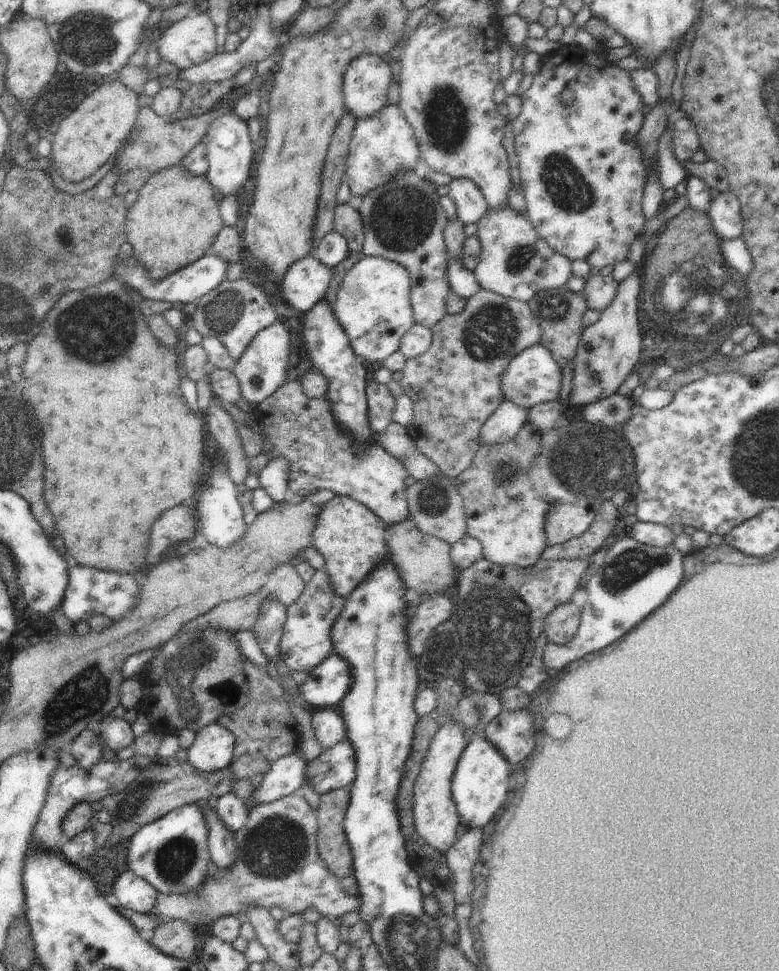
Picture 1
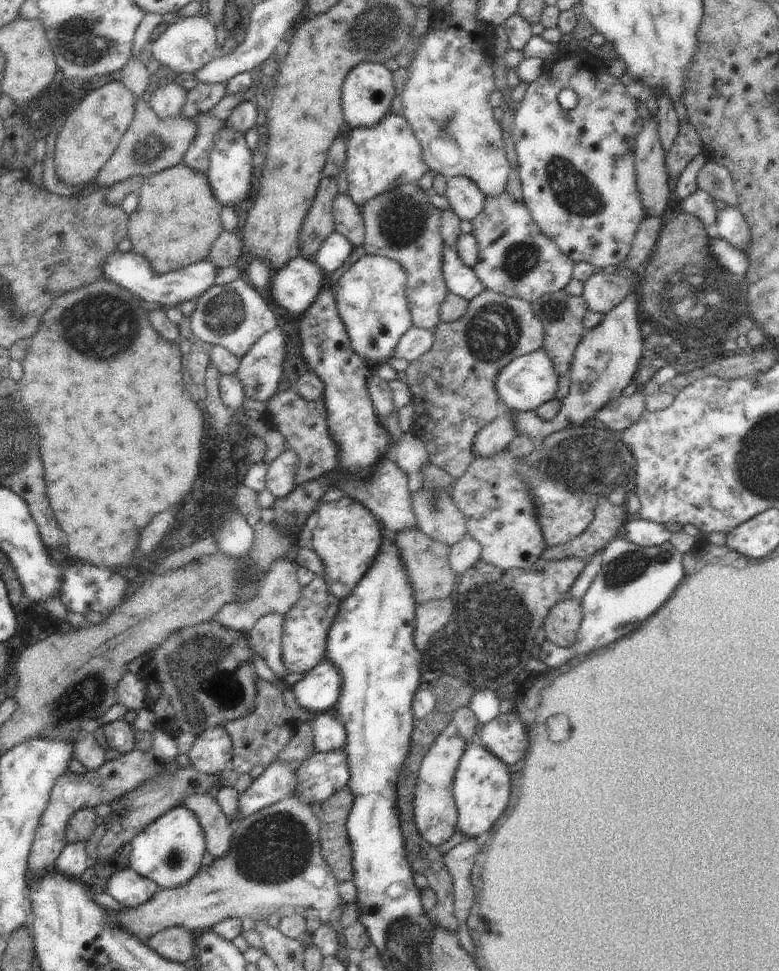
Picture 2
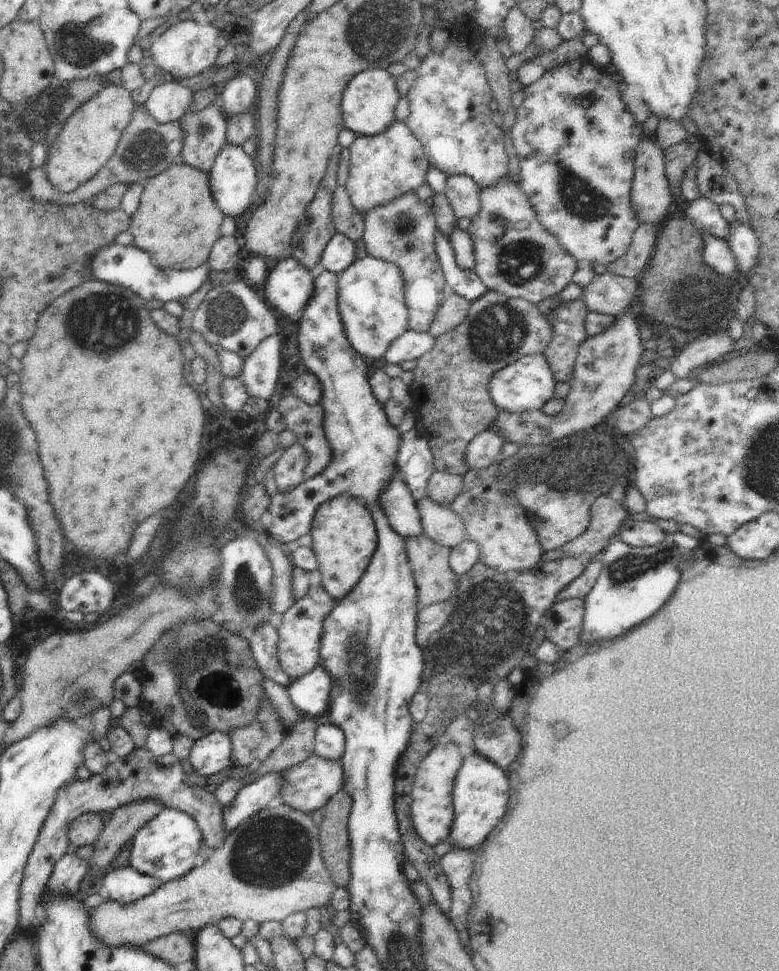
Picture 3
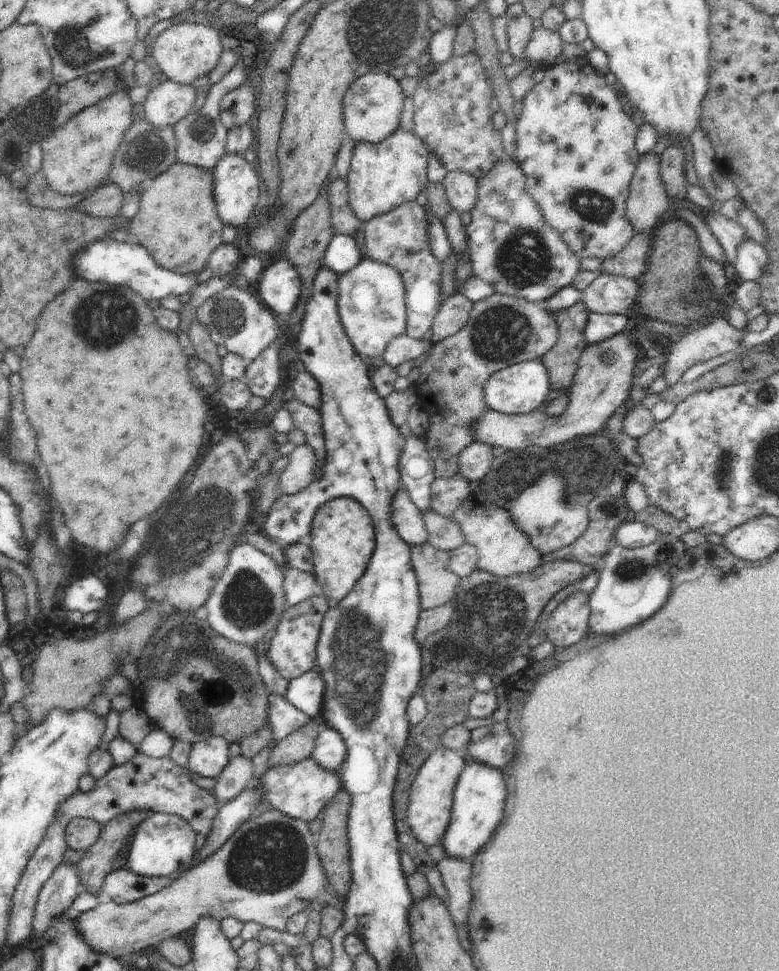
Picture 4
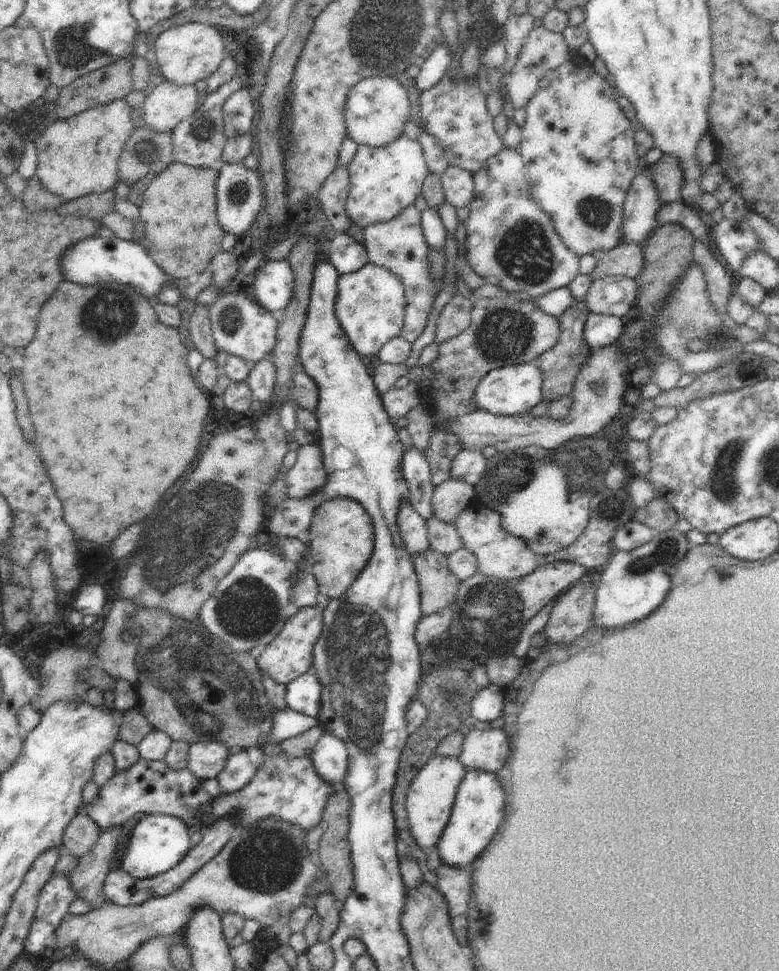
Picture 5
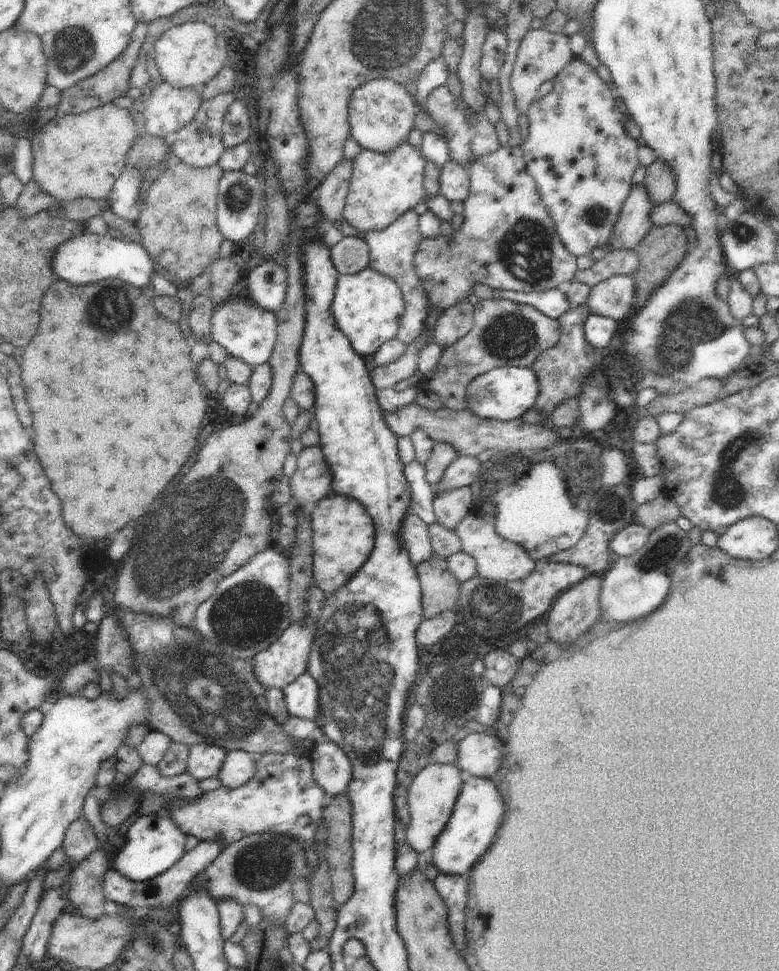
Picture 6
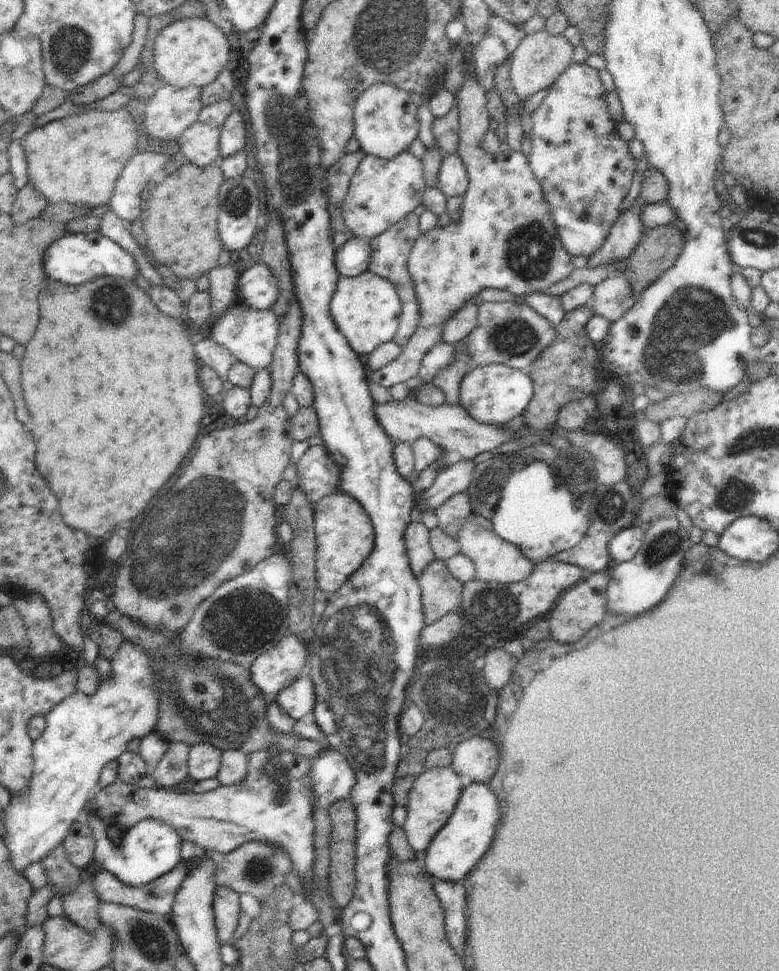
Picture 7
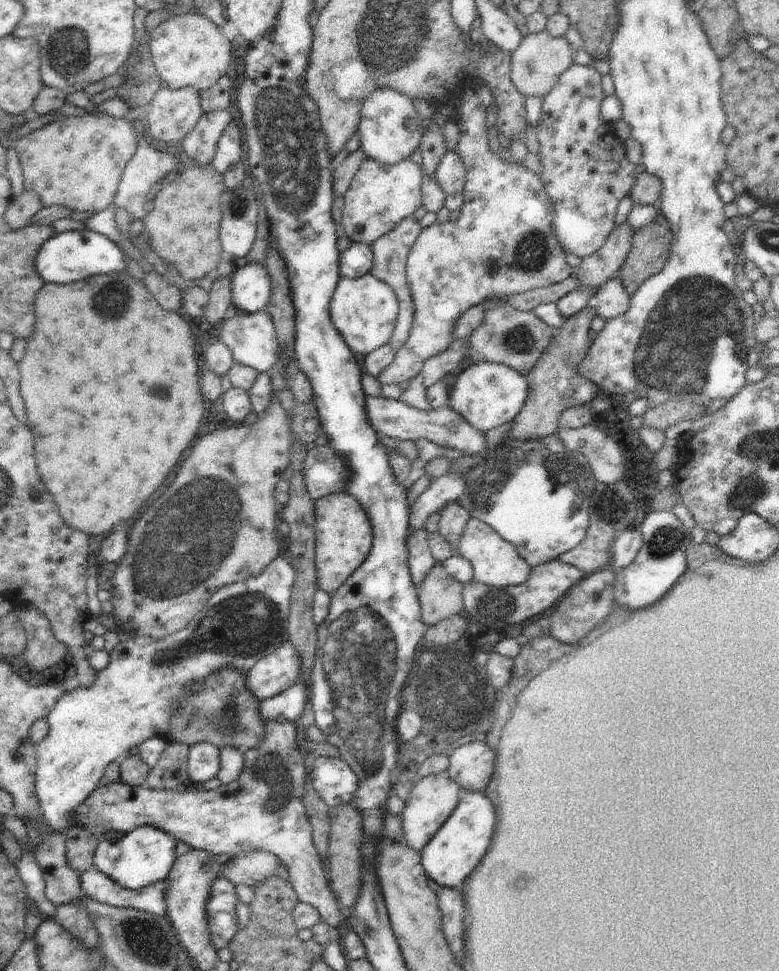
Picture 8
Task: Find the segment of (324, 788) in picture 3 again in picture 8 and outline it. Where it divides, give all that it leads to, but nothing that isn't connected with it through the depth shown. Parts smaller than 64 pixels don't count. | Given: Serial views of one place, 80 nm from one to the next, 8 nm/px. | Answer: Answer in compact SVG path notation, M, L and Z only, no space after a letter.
M268 722L265 725L264 740L244 753L244 768L234 782L220 785L209 791L189 785L185 789L157 791L144 787L133 787L118 781L96 787L90 796L76 808L72 822L84 827L95 837L110 830L129 833L134 829L151 826L171 834L176 840L182 840L190 848L207 850L213 855L240 856L250 851L268 851L278 856L288 870L288 880L296 891L300 903L310 903L316 907L320 921L328 926L348 931L348 912L339 907L337 896L330 885L327 864L323 861L313 843L312 825L305 811L303 798L307 766L297 746L295 724Z

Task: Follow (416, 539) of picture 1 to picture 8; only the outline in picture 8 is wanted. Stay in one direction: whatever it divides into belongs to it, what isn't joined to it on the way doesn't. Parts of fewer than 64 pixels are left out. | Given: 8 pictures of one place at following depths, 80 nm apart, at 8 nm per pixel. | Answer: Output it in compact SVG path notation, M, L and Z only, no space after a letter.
M436 563L418 586L421 621L431 627L462 612L464 585L446 574L443 563Z

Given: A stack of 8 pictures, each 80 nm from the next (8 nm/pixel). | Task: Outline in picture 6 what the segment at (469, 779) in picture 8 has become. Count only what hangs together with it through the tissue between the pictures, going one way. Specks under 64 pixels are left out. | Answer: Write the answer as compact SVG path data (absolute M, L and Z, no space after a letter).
M472 733L459 742L457 757L454 764L464 772L470 772L472 777L481 779L498 779L502 773L503 744L496 735L486 733Z

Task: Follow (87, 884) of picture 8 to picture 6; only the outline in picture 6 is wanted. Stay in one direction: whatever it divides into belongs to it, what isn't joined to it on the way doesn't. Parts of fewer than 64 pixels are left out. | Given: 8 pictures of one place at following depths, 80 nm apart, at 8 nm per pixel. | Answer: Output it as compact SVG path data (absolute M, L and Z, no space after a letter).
M208 840L201 841L190 852L186 852L175 866L147 882L133 882L122 876L118 870L108 870L102 886L106 905L154 908L154 906L162 905L166 907L174 904L176 900L180 900L185 895L186 890L188 890L196 878L214 862L218 854L225 848L222 844L224 844L222 840L214 840L214 842L208 842Z

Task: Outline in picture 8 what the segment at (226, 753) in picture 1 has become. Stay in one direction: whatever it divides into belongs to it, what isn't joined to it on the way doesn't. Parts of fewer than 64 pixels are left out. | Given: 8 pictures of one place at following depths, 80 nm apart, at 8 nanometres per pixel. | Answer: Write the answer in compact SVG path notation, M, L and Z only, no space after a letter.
M199 742L189 748L188 770L192 787L201 787L204 782L216 777L220 770L220 749L209 742Z

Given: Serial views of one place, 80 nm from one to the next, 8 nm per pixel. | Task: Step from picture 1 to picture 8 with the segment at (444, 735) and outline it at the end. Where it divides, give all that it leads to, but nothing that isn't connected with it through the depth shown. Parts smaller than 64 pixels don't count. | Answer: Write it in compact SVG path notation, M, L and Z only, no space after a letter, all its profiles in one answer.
M446 774L428 775L421 778L411 790L403 810L403 838L410 848L419 853L434 838L440 827L450 818L460 802L463 789Z

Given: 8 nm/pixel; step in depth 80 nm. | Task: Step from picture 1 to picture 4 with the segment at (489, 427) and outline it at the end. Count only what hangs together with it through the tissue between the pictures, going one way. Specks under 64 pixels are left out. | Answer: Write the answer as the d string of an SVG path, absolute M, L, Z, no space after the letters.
M472 442L460 454L457 460L458 474L469 484L480 483L492 476L490 466L494 456L491 446L486 443Z

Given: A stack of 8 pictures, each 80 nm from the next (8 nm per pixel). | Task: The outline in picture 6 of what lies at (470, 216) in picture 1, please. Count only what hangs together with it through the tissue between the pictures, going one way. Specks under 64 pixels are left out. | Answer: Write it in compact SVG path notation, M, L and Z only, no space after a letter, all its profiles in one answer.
M449 159L444 168L441 168L440 190L448 202L466 202L470 194L470 178L468 169Z

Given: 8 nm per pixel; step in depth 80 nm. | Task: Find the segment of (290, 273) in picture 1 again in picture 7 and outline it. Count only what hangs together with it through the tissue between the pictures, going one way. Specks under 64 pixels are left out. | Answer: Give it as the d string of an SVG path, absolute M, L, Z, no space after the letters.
M256 263L239 274L237 302L254 309L271 309L278 300L278 280L264 263Z

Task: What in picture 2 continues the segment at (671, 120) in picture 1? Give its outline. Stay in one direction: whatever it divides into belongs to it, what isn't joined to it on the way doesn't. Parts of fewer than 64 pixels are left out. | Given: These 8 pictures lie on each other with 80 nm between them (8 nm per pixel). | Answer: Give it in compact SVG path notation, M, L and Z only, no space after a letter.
M688 119L686 122L680 122L680 126L679 135L672 148L665 154L665 167L669 176L670 190L676 188L678 178L686 170L686 166L694 160L697 154L703 152L700 135L689 124Z

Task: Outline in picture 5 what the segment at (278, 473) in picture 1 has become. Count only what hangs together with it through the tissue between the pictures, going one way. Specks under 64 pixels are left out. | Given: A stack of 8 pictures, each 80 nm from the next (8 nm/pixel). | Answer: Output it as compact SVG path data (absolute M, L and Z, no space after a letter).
M316 443L301 445L295 464L285 475L290 498L302 500L313 497L322 490L326 476L321 448Z

